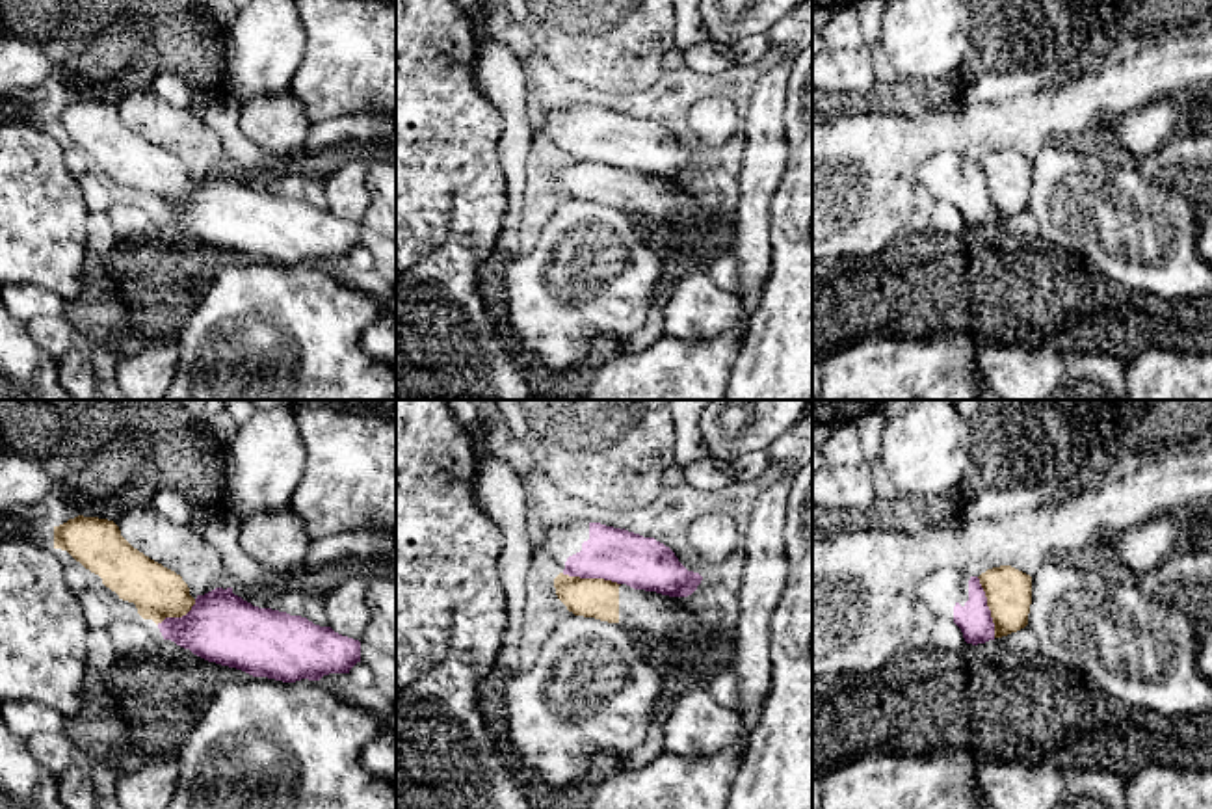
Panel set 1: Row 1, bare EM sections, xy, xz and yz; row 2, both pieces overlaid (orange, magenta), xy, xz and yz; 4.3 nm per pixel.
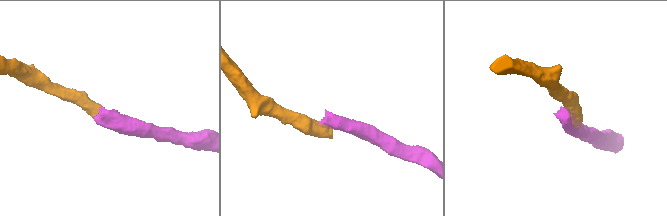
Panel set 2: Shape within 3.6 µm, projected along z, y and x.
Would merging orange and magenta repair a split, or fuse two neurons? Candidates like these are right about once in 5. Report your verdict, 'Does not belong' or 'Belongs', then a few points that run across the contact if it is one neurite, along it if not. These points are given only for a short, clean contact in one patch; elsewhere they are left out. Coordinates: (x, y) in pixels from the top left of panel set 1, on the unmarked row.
Does not belong. Line: yz (976, 160), (995, 220)

